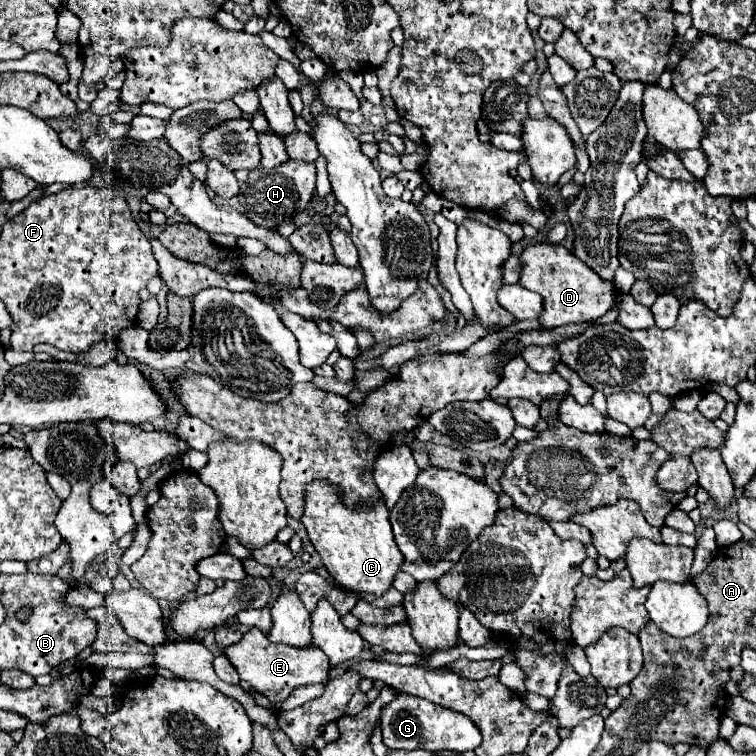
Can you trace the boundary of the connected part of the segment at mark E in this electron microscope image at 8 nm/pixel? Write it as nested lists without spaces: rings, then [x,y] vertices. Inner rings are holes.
[[[250,629],[238,645],[232,645],[222,651],[230,663],[236,667],[242,681],[248,681],[262,695],[266,695],[274,705],[288,699],[290,693],[300,685],[324,683],[330,677],[332,665],[328,665],[328,657],[320,653],[314,645],[308,649],[292,649],[290,645],[272,645],[260,629]]]

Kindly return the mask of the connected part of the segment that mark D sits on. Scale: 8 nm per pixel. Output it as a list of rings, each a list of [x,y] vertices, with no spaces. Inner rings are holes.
[[[530,243],[524,247],[520,255],[520,285],[536,291],[544,299],[544,307],[540,313],[540,323],[548,329],[568,325],[568,323],[584,323],[596,321],[606,311],[612,309],[614,303],[614,285],[602,281],[586,263],[576,259],[570,249],[556,243]]]

